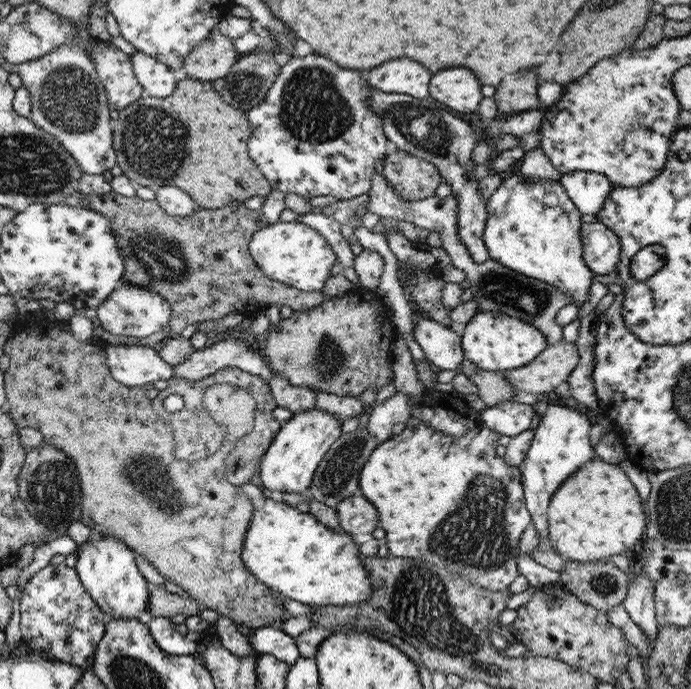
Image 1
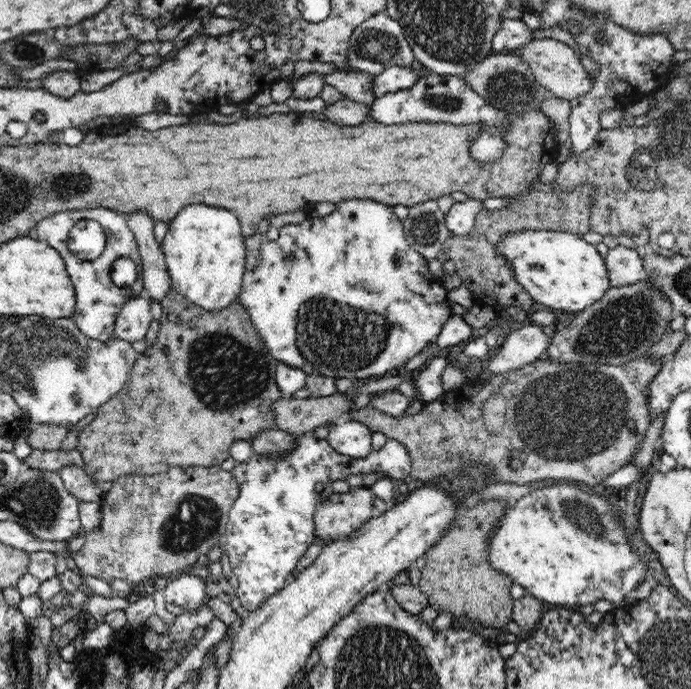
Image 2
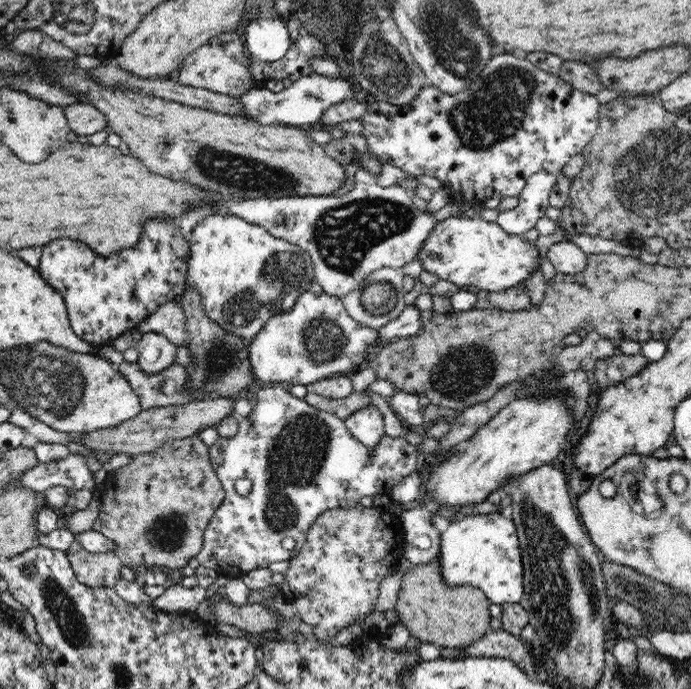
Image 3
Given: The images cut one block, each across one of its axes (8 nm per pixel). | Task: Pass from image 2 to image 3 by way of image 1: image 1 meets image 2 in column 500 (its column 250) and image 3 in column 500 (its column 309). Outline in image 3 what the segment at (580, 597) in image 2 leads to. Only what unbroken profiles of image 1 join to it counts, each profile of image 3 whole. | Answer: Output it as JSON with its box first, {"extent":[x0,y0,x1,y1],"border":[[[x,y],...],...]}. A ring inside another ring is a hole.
{"extent":[438,512,524,605],"border":[[[492,512],[492,513],[474,513],[471,515],[463,516],[458,520],[452,521],[446,530],[442,530],[439,532],[440,536],[440,550],[438,550],[438,563],[440,563],[440,575],[442,575],[442,579],[444,579],[444,585],[446,587],[462,587],[462,586],[470,586],[480,589],[486,598],[489,600],[491,604],[495,605],[504,605],[504,604],[515,604],[518,603],[519,600],[524,596],[524,566],[522,565],[522,551],[520,551],[520,544],[518,543],[518,539],[516,538],[516,529],[511,521],[510,517],[506,518],[501,513]]]}

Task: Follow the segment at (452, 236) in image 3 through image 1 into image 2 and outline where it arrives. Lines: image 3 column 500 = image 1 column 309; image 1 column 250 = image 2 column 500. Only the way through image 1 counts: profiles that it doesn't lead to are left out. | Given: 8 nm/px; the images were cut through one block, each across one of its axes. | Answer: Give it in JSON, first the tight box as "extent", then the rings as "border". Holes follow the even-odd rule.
{"extent":[496,230,610,314],"border":[[[516,230],[506,232],[496,242],[496,255],[504,257],[516,281],[534,302],[570,314],[580,312],[600,300],[610,288],[604,257],[581,235],[553,230]]]}

